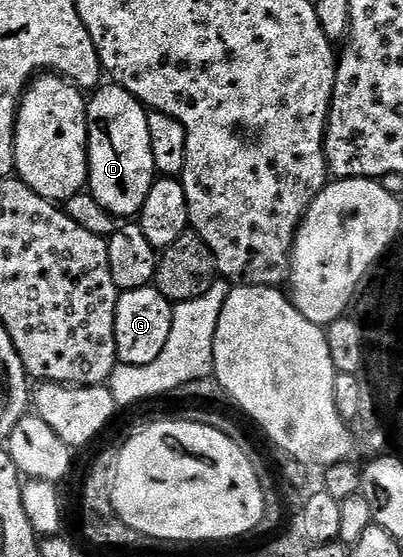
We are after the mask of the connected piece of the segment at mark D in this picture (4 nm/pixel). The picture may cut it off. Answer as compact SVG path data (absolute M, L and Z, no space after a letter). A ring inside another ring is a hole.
M115 83L101 84L88 101L86 189L118 219L132 219L139 214L142 203L146 203L146 195L150 195L152 182L158 176L154 151L150 151L148 115L149 110L137 97Z

